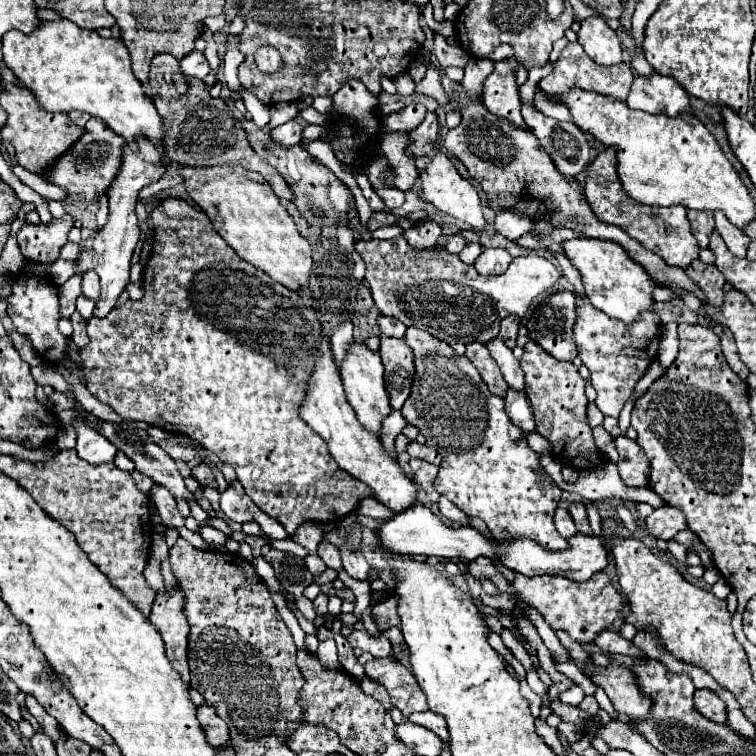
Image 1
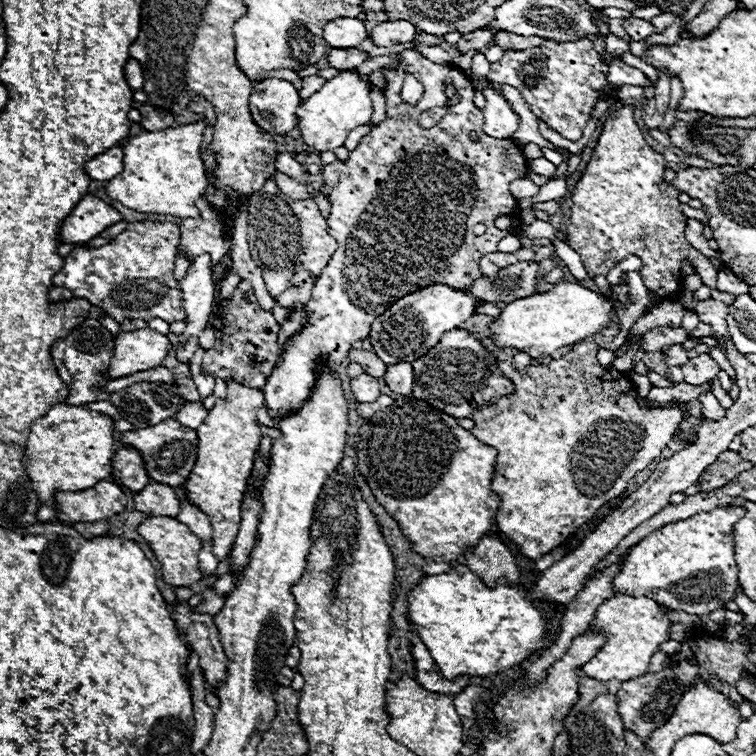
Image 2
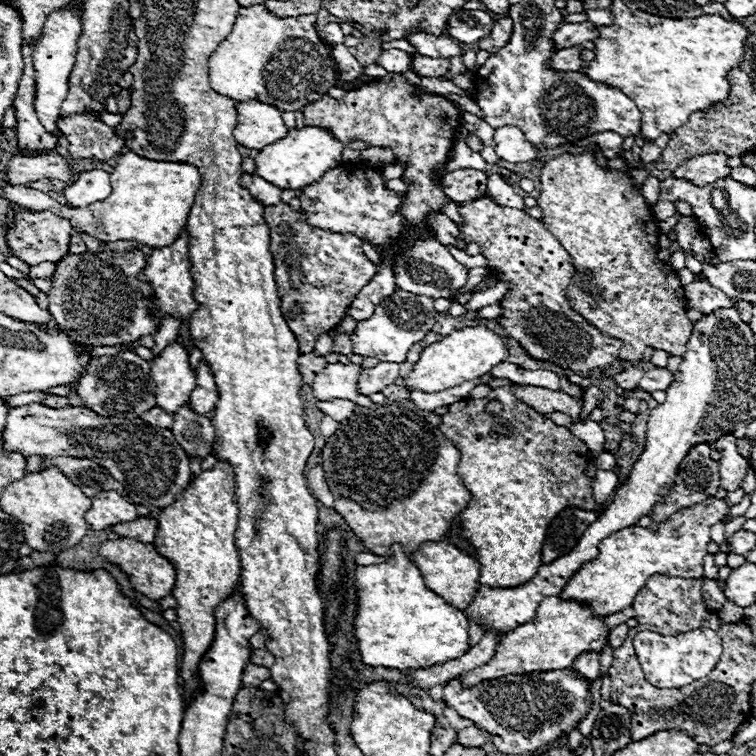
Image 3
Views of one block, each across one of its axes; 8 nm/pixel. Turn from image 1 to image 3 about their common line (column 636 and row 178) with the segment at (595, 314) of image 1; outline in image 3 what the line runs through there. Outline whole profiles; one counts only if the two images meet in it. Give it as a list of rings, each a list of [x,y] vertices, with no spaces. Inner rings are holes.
[[[366,162],[342,164],[340,168],[328,170],[320,180],[316,180],[316,184],[302,188],[298,198],[302,202],[302,210],[306,212],[308,224],[328,232],[366,236],[378,252],[388,238],[402,234],[402,218],[398,216],[398,208],[402,206],[404,194],[386,190],[380,170],[368,166]]]

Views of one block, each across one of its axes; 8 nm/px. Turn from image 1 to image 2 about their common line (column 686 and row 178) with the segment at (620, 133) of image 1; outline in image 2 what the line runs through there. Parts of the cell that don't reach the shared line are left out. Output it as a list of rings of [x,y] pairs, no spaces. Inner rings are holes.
[[[204,120],[170,126],[158,132],[142,130],[124,144],[124,172],[110,180],[106,192],[122,206],[146,214],[172,214],[176,218],[198,218],[196,200],[208,188],[206,166],[200,158]]]

